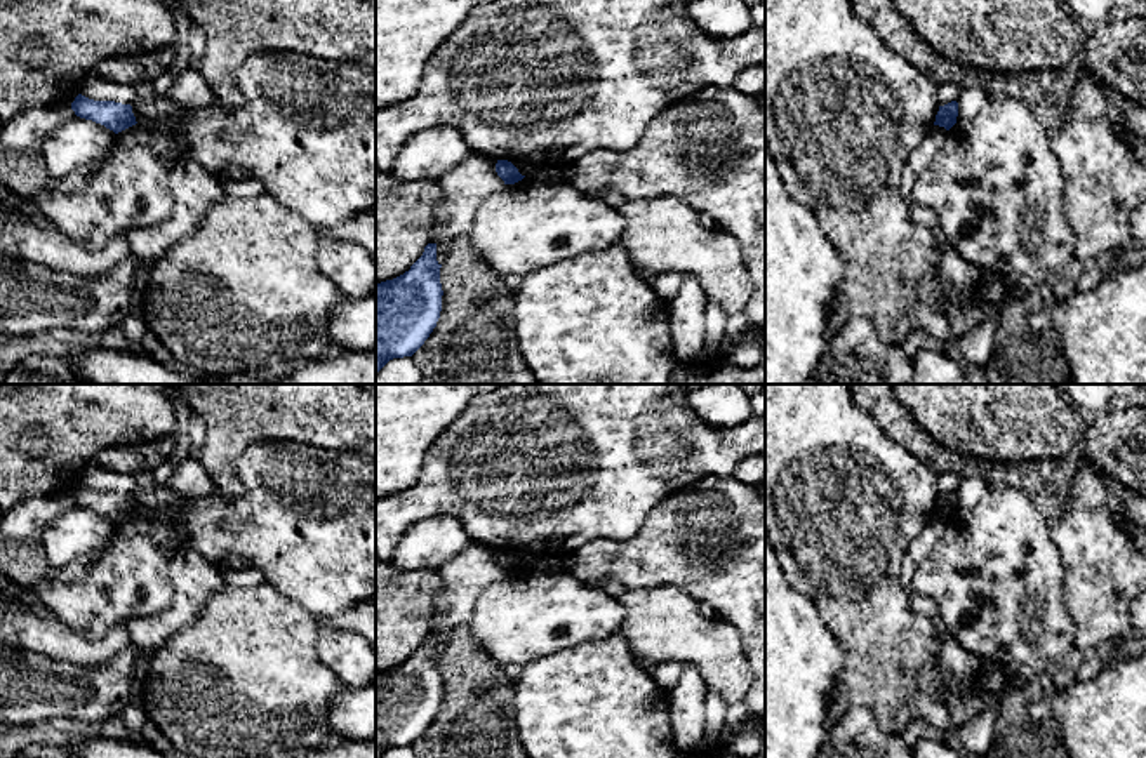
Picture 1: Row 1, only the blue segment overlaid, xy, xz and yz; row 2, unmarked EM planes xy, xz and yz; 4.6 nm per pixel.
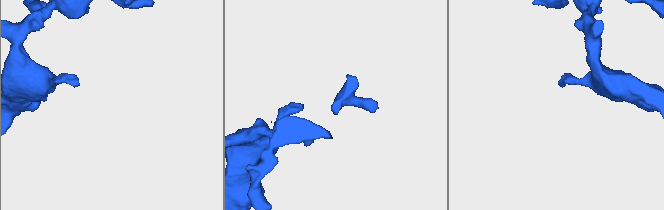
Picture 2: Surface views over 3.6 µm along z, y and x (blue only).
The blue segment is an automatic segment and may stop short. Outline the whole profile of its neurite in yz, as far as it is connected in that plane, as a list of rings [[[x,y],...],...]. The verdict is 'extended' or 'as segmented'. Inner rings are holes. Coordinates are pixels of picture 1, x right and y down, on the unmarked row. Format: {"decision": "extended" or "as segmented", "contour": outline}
{"decision": "as segmented", "contour": [[[951,490],[944,495],[939,495],[934,515],[949,520],[956,513],[956,506],[958,506],[958,492]]]}

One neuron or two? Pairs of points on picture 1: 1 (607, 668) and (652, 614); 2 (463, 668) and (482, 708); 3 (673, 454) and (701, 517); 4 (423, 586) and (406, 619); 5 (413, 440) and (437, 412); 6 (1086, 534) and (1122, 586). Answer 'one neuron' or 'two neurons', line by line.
1: two neurons
2: one neuron
3: two neurons
4: one neuron
5: one neuron
6: one neuron

